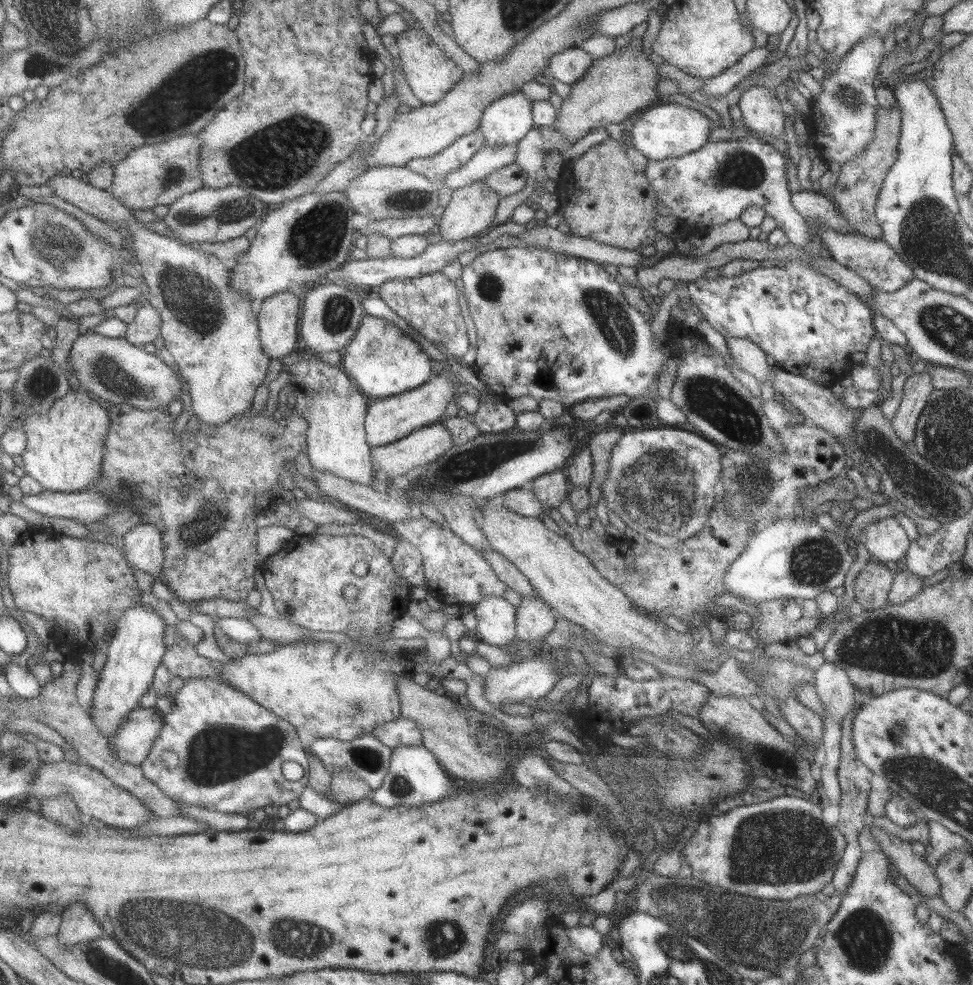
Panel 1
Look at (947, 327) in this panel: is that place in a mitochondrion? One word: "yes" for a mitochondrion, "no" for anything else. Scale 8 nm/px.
yes

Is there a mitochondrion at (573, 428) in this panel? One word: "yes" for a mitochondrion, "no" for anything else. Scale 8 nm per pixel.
no

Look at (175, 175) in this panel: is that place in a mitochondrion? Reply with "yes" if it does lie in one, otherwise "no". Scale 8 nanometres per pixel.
yes

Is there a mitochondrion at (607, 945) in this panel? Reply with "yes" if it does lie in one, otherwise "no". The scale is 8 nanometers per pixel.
no

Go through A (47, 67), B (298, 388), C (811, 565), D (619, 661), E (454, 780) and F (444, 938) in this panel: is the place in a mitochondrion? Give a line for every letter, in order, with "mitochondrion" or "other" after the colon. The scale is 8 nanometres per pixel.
A: mitochondrion
B: other
C: mitochondrion
D: other
E: other
F: mitochondrion

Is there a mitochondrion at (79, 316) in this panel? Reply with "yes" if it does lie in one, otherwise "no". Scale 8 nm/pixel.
no

